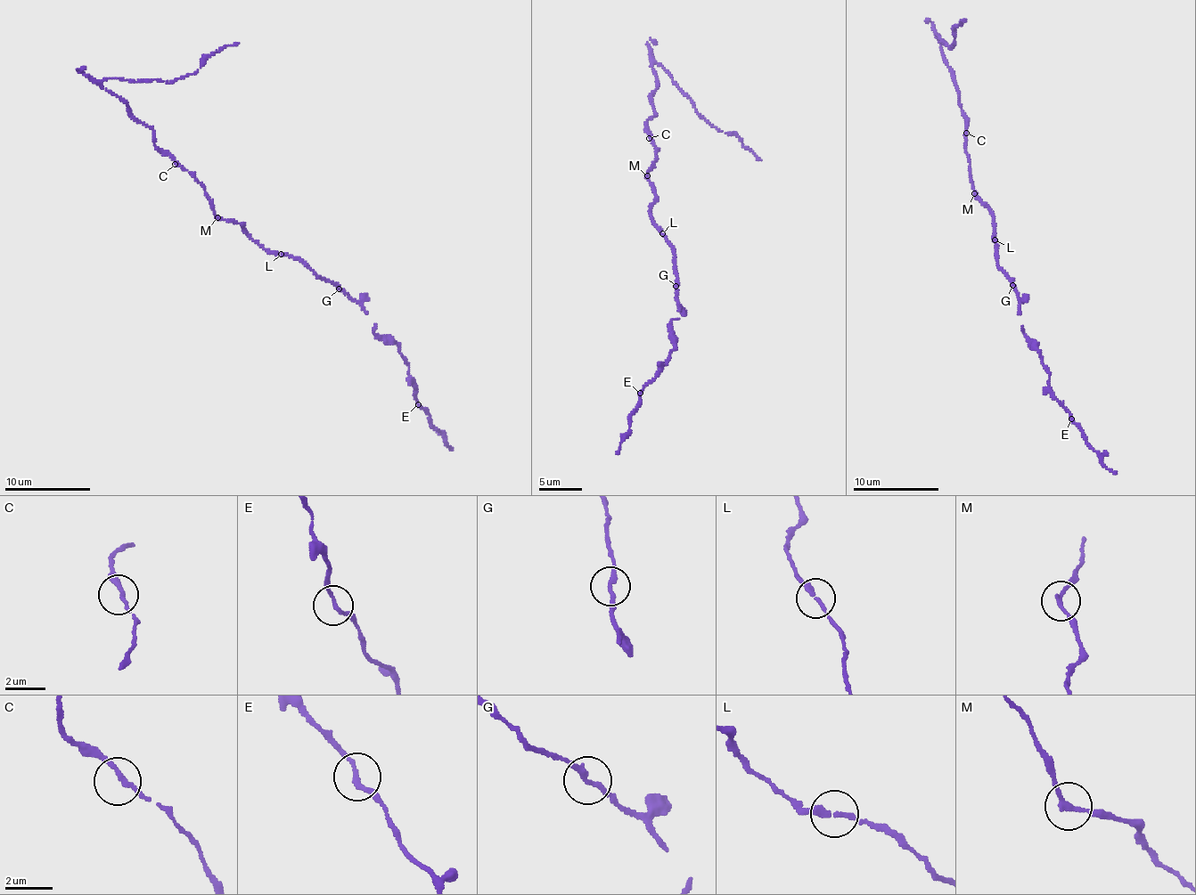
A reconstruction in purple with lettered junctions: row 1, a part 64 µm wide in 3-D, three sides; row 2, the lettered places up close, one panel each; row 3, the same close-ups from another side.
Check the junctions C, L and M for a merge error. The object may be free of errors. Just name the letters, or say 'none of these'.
none of these

